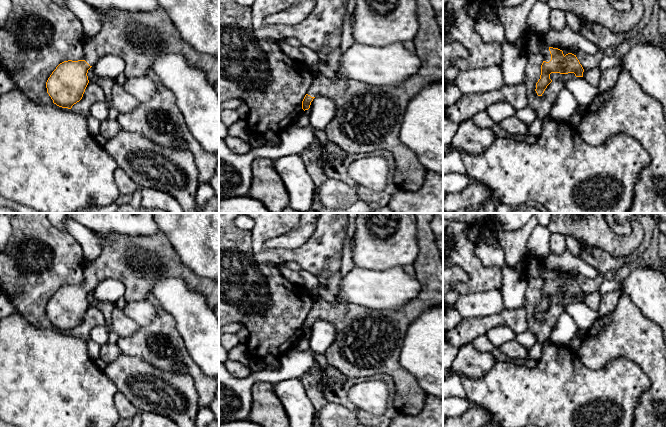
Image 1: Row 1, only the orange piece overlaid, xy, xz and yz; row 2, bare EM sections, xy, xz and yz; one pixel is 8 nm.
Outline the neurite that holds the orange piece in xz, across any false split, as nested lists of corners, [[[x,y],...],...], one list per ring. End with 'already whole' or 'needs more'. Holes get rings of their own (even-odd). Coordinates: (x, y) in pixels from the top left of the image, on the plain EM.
[[[434,213],[414,214],[417,225],[419,250],[413,265],[417,281],[421,285],[421,291],[413,300],[409,301],[404,307],[397,311],[390,311],[368,309],[350,303],[342,304],[336,302],[335,304],[331,304],[322,298],[314,297],[312,308],[302,325],[302,333],[305,335],[310,332],[311,326],[315,321],[327,320],[331,322],[335,326],[337,336],[333,344],[325,352],[325,356],[330,366],[348,378],[367,377],[377,374],[386,374],[390,376],[396,390],[392,399],[393,406],[399,413],[406,415],[416,415],[420,413],[424,407],[424,402],[428,394],[418,386],[416,378],[401,366],[399,358],[403,342],[412,321],[417,319],[427,309],[443,304],[443,259],[441,258],[435,241],[435,235],[431,229],[431,221],[434,217]]]; needs more

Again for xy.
[[[158,230],[153,236],[128,236],[102,232],[96,232],[96,234],[106,242],[100,256],[84,268],[84,283],[60,287],[46,306],[47,317],[57,330],[71,333],[82,323],[89,307],[88,294],[107,278],[123,283],[127,302],[146,300],[152,294],[151,286],[155,281],[160,278],[175,277],[185,281],[194,292],[202,294],[212,310],[219,305],[219,282],[199,277],[184,265],[169,239],[161,230]]]; needs more

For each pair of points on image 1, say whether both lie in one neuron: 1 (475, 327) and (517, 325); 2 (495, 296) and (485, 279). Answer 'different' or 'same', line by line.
1: same
2: different

